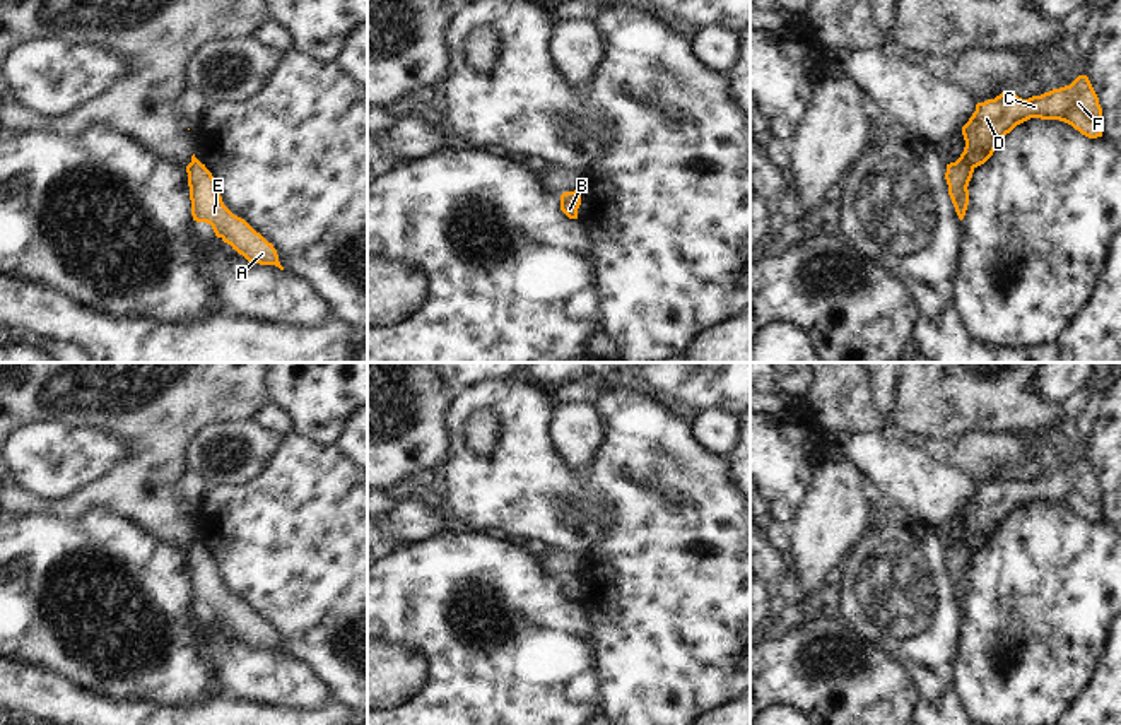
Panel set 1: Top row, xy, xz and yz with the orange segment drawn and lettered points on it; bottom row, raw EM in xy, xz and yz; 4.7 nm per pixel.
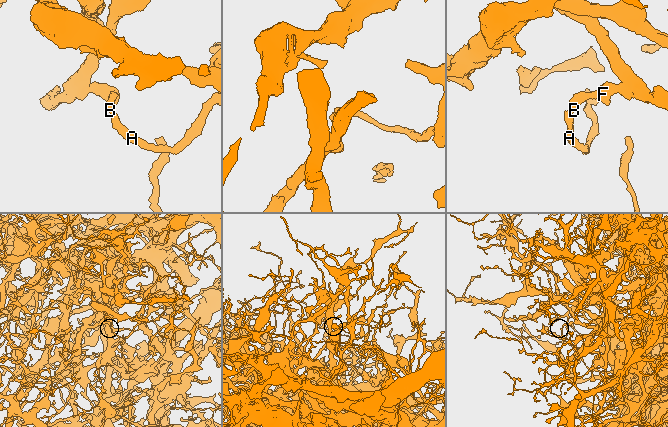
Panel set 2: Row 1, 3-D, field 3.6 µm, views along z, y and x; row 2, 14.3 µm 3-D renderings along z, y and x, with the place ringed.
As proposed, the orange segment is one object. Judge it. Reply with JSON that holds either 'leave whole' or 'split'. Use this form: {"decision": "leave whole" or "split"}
{"decision": "split"}

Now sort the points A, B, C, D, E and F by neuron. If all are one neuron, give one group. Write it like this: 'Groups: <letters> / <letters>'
Groups: A E / B C D F.

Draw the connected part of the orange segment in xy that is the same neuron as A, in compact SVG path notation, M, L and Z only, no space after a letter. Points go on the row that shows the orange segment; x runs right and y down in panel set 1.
M193 157L186 173L193 221L210 224L215 236L231 245L248 262L275 265L284 270L273 245L224 205L215 180L205 164Z

